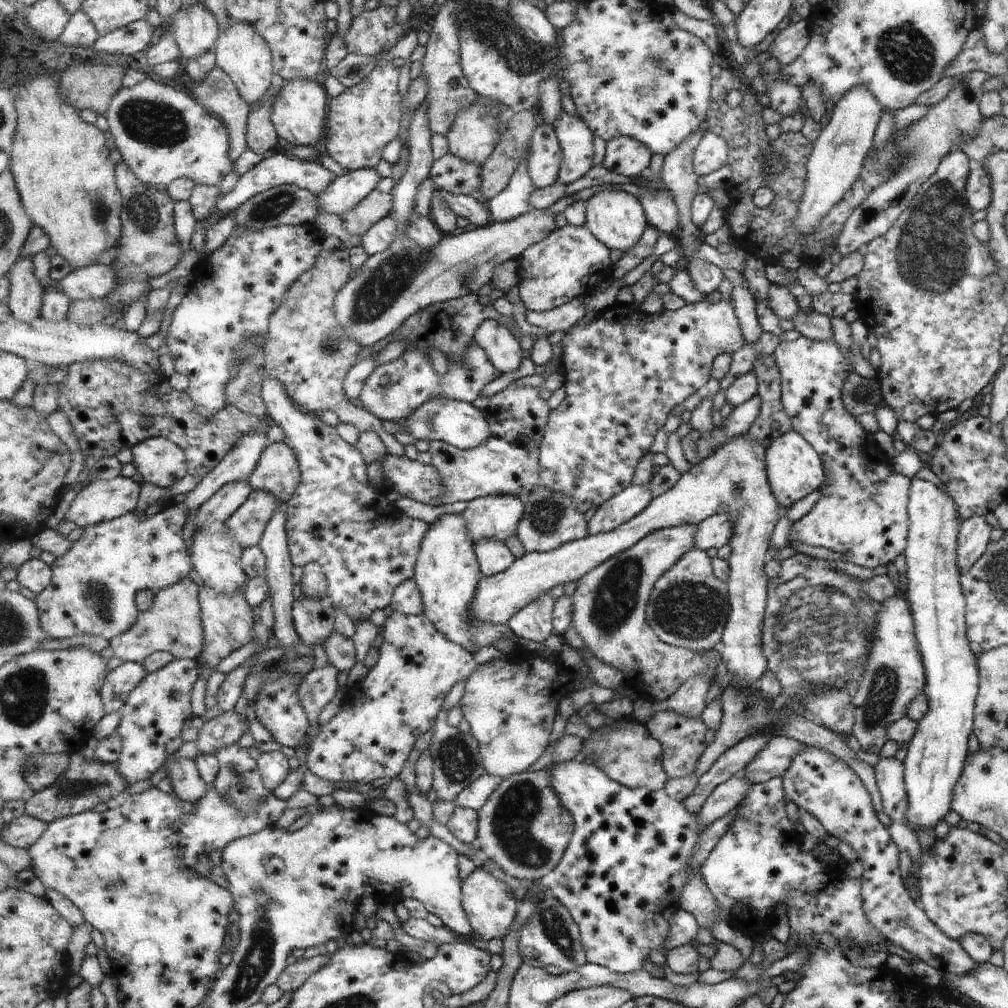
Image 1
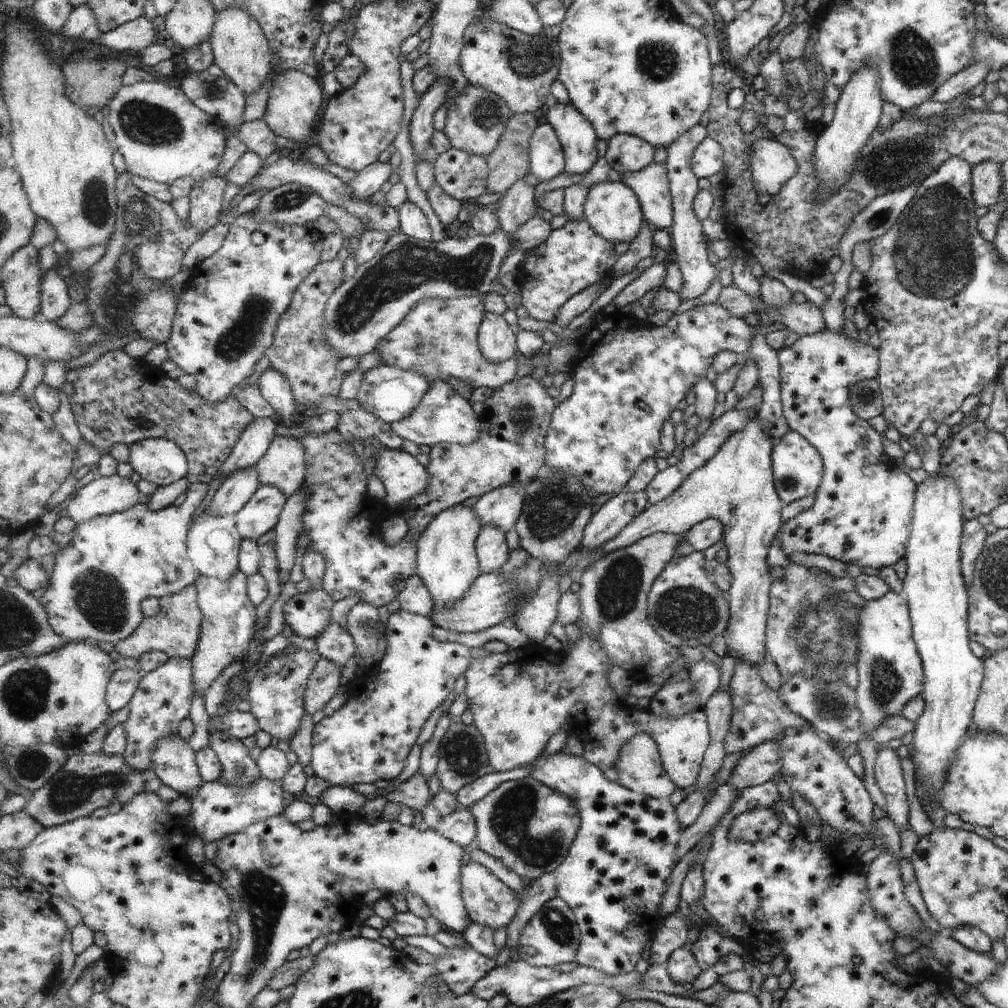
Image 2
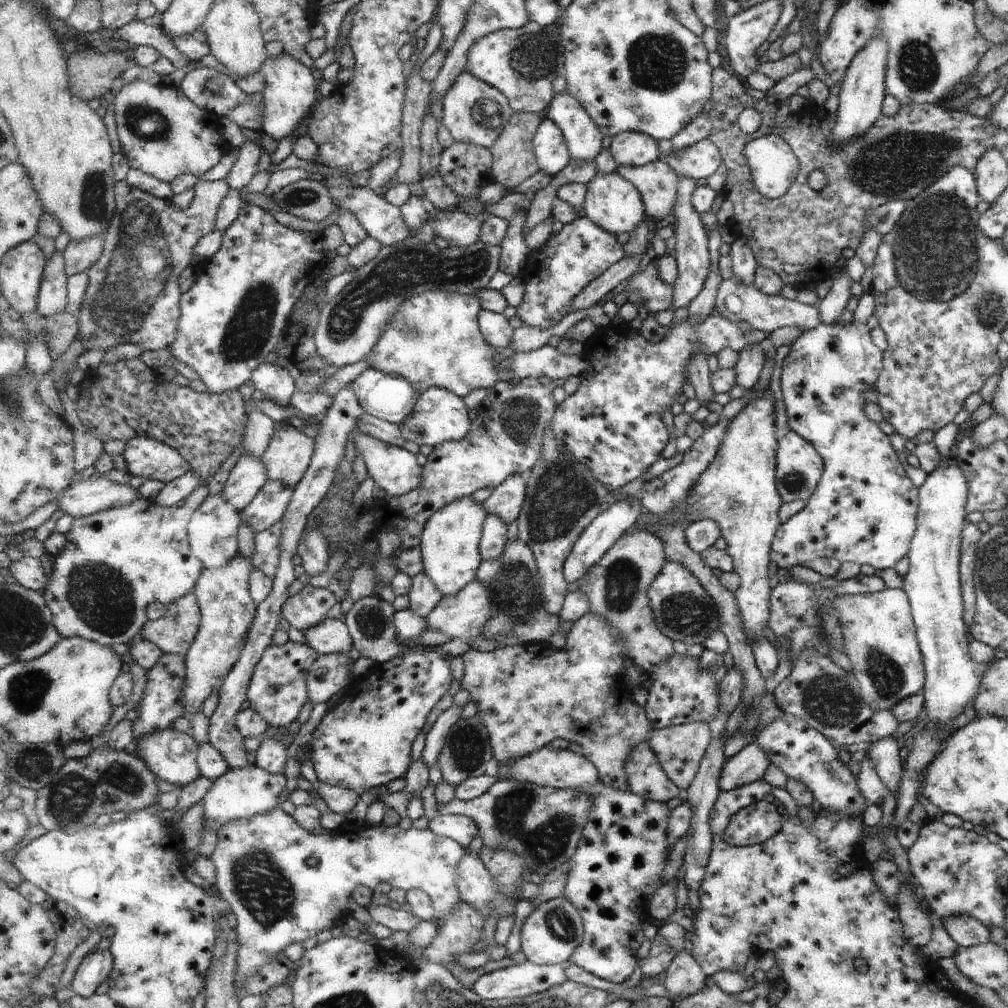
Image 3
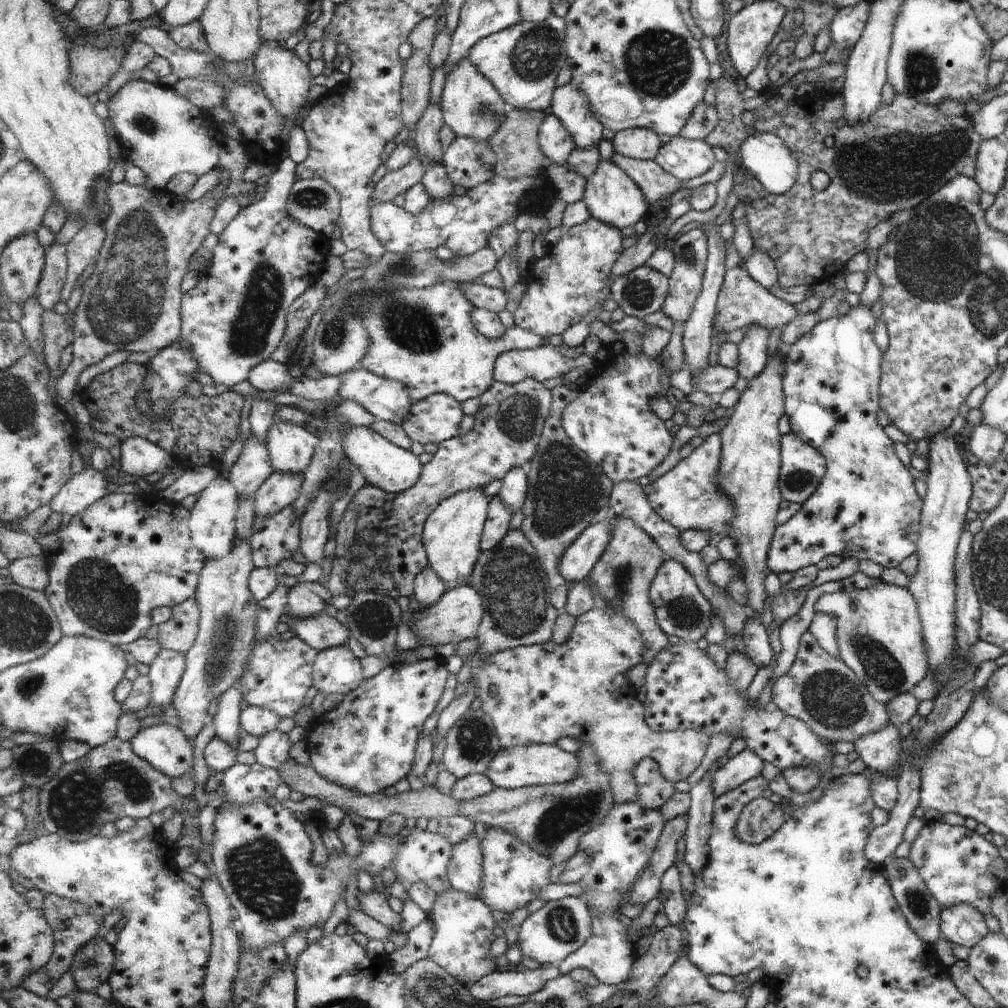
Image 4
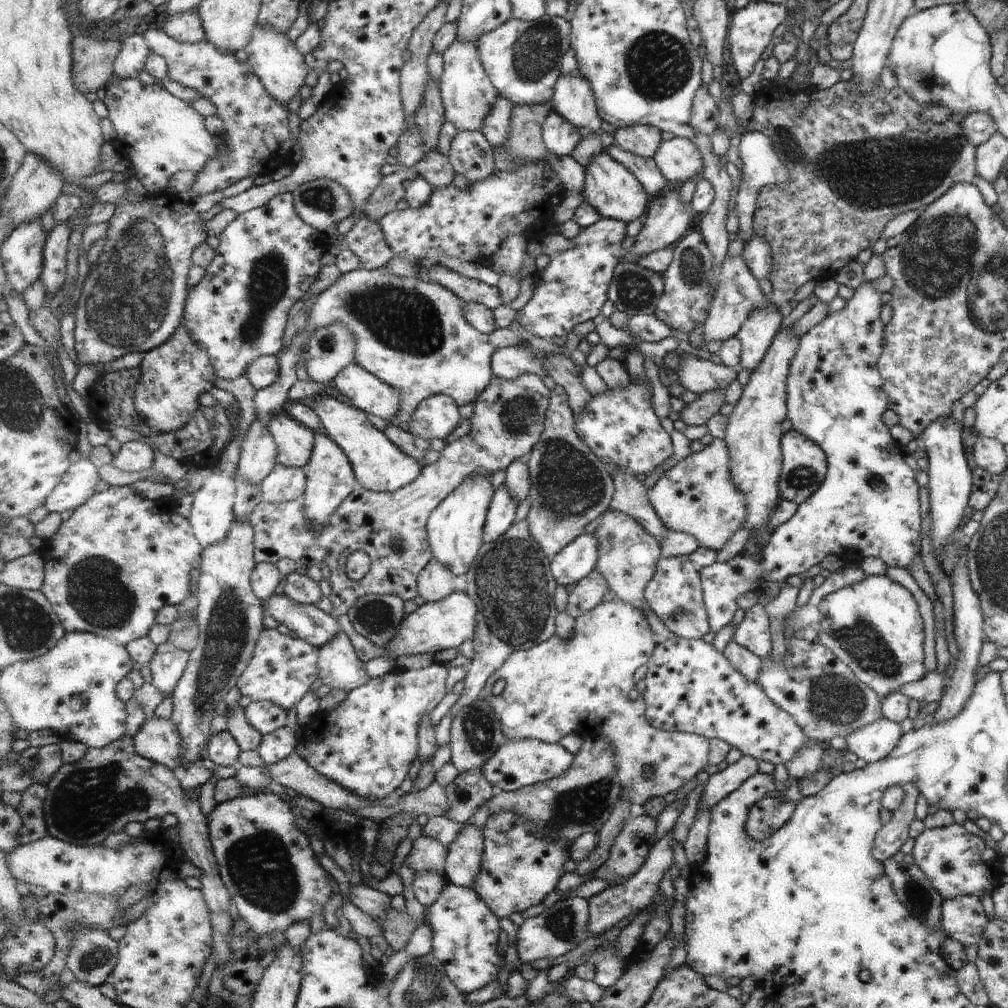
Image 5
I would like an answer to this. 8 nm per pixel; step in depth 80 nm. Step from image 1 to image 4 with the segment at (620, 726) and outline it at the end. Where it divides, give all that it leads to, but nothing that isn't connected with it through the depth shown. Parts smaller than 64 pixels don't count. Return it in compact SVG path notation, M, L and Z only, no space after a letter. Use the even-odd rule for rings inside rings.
M643 759L634 770L640 788L640 805L659 811L676 793L675 783L663 776L660 764L653 759Z

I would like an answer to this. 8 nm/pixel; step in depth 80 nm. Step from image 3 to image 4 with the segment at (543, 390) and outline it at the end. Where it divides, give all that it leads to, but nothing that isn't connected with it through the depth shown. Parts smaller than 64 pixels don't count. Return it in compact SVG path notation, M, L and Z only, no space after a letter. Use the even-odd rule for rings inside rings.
M526 378L515 384L495 381L494 385L483 393L480 405L474 415L474 426L465 435L453 437L438 444L438 449L433 458L424 465L422 477L414 487L401 494L391 494L373 485L365 484L349 502L358 513L356 516L356 529L353 544L348 553L343 557L334 557L331 562L331 572L326 587L333 594L332 606L337 611L345 612L354 601L357 594L355 588L359 580L366 578L370 583L370 591L401 598L414 596L414 584L419 573L430 566L430 558L423 544L422 534L424 526L430 514L450 496L475 487L486 488L491 482L504 479L507 473L515 467L525 467L529 464L535 453L538 452L538 444L542 441L542 432L546 420L550 417L552 409L552 390L539 379ZM381 559L386 564L385 570L380 570Z

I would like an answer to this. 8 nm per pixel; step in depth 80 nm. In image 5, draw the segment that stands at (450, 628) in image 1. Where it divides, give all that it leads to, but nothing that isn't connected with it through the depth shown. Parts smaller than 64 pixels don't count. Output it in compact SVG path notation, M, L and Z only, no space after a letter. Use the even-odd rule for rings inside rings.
M471 473L431 514L427 530L434 558L447 566L452 575L467 574L471 565L478 560L495 491L493 475Z

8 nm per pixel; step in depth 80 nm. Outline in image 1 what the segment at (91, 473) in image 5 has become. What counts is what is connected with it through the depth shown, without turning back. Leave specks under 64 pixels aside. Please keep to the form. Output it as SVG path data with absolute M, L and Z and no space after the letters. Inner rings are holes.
M120 475L110 481L94 477L74 498L65 518L73 521L79 528L86 529L88 526L100 525L102 522L133 512L139 504L139 490L141 490L141 485L137 483L131 477Z

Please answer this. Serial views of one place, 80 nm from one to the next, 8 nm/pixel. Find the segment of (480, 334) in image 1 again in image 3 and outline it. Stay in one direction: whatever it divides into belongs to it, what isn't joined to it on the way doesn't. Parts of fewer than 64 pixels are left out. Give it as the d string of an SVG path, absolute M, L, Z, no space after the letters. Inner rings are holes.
M483 309L479 313L478 321L480 329L486 341L494 349L502 349L508 347L513 340L514 328L511 328L508 318L501 313Z

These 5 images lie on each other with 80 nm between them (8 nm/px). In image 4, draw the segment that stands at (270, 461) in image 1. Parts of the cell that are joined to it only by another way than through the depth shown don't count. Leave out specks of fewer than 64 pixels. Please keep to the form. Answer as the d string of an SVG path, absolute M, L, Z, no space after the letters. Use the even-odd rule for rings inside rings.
M277 419L269 429L267 443L275 471L304 473L318 452L320 438L301 425Z

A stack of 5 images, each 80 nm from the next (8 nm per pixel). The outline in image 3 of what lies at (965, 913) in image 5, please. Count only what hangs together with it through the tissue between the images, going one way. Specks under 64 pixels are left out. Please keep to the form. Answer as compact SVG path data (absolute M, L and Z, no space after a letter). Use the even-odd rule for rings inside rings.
M968 914L953 915L940 921L949 938L959 947L972 947L989 940L988 928Z

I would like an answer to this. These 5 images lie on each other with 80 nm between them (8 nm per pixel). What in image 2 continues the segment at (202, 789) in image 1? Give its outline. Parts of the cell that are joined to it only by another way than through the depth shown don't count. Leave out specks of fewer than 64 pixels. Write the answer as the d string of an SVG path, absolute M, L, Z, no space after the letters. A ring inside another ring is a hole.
M178 734L166 736L158 742L152 754L152 774L181 796L191 798L193 794L197 794L193 790L205 784L196 754L189 746L188 740Z

